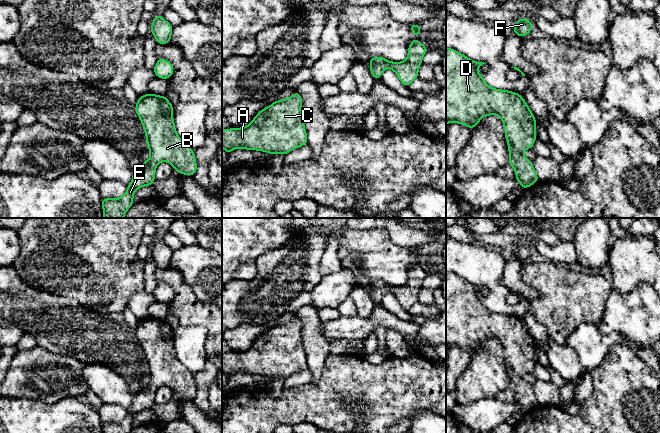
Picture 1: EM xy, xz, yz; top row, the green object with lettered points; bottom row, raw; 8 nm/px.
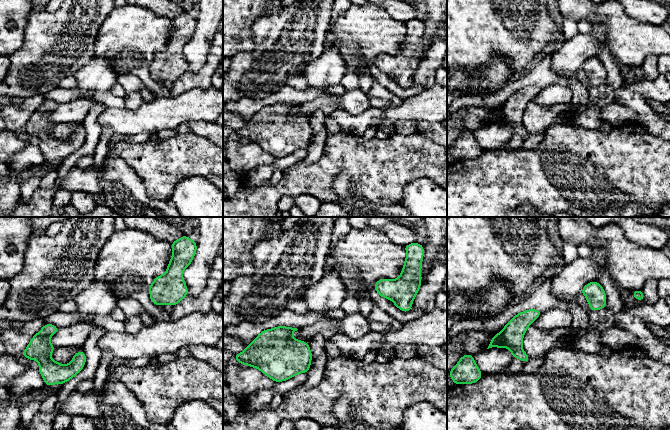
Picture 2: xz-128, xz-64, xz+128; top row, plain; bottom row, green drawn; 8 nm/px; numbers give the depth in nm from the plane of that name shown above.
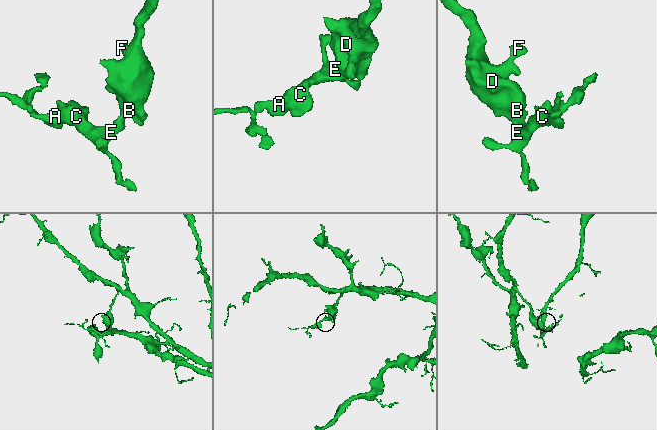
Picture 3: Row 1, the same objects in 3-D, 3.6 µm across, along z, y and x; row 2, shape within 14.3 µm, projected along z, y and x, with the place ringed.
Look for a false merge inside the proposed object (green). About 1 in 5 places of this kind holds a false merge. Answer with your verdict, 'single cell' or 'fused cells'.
single cell

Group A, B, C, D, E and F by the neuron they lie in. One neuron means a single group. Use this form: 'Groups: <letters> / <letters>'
Groups: A B C D E F

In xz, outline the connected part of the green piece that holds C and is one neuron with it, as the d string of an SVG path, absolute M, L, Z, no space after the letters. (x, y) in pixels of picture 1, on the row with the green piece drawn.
M295 91L291 97L263 108L249 125L222 129L222 148L227 154L241 148L286 155L306 145L307 133L301 105L301 95Z

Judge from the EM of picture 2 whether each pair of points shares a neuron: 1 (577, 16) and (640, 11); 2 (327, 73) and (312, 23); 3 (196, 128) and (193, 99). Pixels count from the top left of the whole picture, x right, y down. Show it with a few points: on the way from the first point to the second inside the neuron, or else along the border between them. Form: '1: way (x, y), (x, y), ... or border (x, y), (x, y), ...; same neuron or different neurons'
1: border (624, 10), (629, 16), (647, 22); different neurons
2: border (324, 48), (304, 70); different neurons
3: border (212, 121), (186, 122); different neurons

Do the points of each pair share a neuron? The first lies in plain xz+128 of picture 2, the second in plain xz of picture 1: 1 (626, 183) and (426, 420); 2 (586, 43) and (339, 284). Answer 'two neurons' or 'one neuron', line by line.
1: two neurons
2: one neuron

